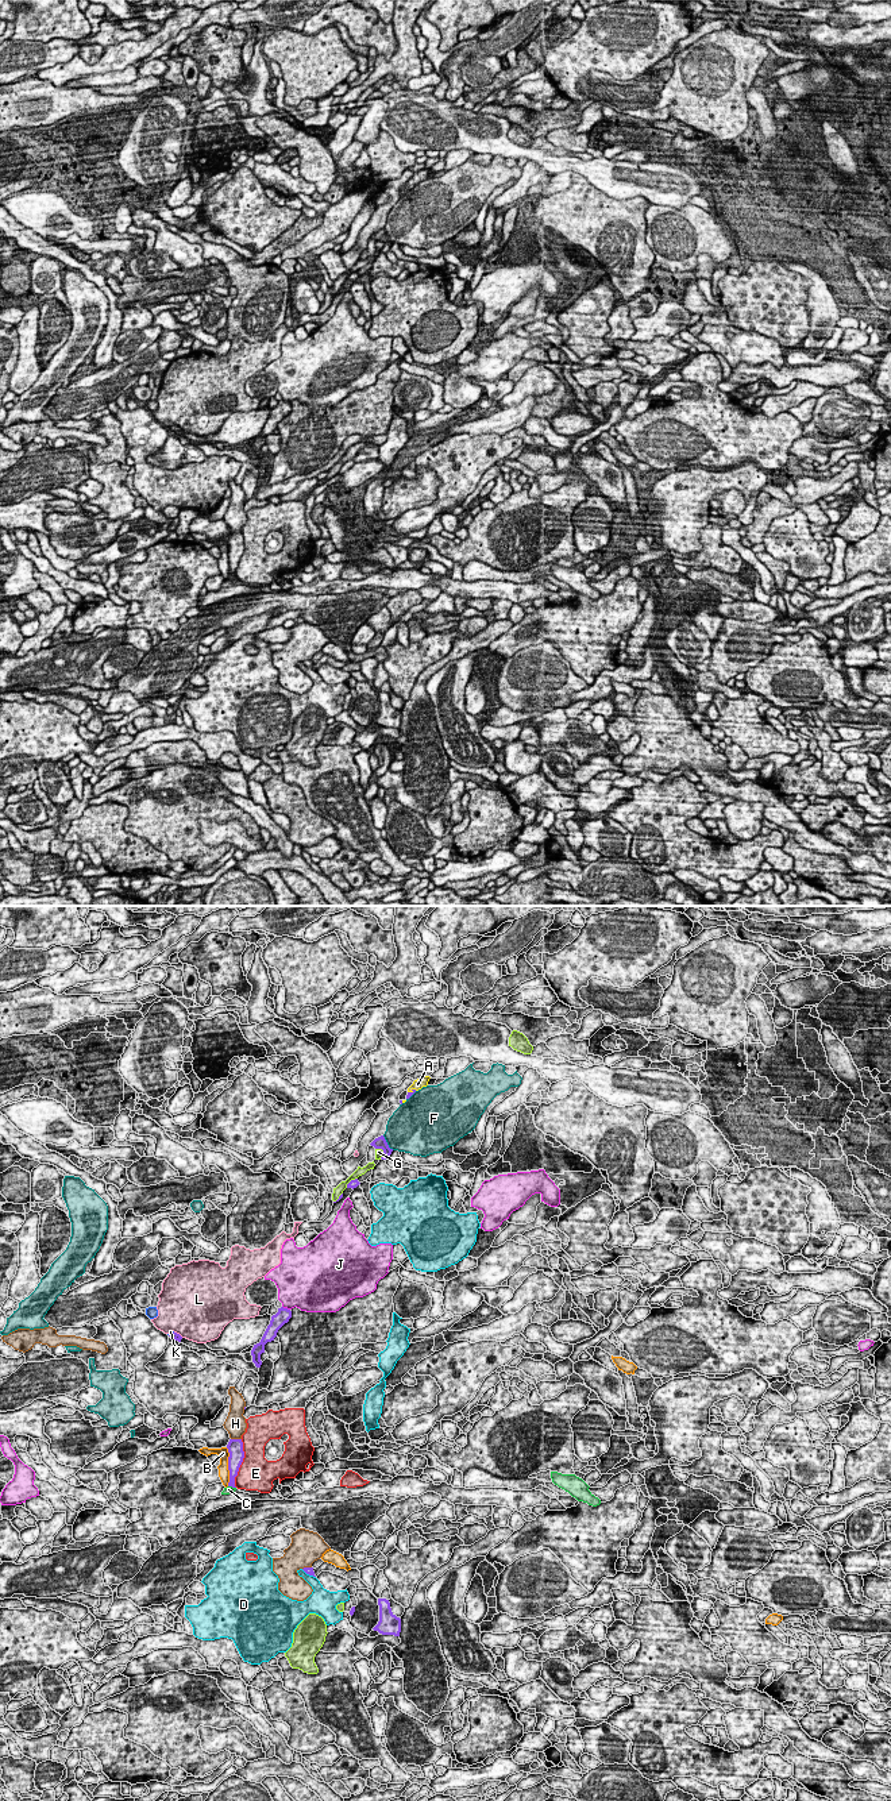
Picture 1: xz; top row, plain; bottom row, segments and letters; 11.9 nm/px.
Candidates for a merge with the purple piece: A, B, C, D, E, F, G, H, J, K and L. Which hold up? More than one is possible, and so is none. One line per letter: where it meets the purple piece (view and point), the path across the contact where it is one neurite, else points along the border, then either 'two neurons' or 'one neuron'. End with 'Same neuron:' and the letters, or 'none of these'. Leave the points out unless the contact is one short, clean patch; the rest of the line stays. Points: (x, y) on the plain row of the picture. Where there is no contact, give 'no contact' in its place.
A: xz (412, 182) | across xz (409, 186), (412, 182), (417, 177) | one neuron
B: xz (228, 559) | two neurons
C: xz (232, 579) | along xz (228, 578), (235, 581) | two neurons
D: xz (308, 666) | two neurons
E: xz (240, 556) | two neurons
F: xz (386, 236) | two neurons
G: xz (382, 242) | two neurons
H: xz (236, 532) | two neurons
J: xz (286, 401) | two neurons
K: xz (170, 427) | across xz (174, 428), (170, 427), (170, 424) | one neuron
L: xz (178, 427) | two neurons
Same neuron: A, K

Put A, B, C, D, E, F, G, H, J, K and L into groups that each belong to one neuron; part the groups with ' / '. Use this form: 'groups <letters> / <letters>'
groups A K / B / C / D / E / F / G / H / J / L

